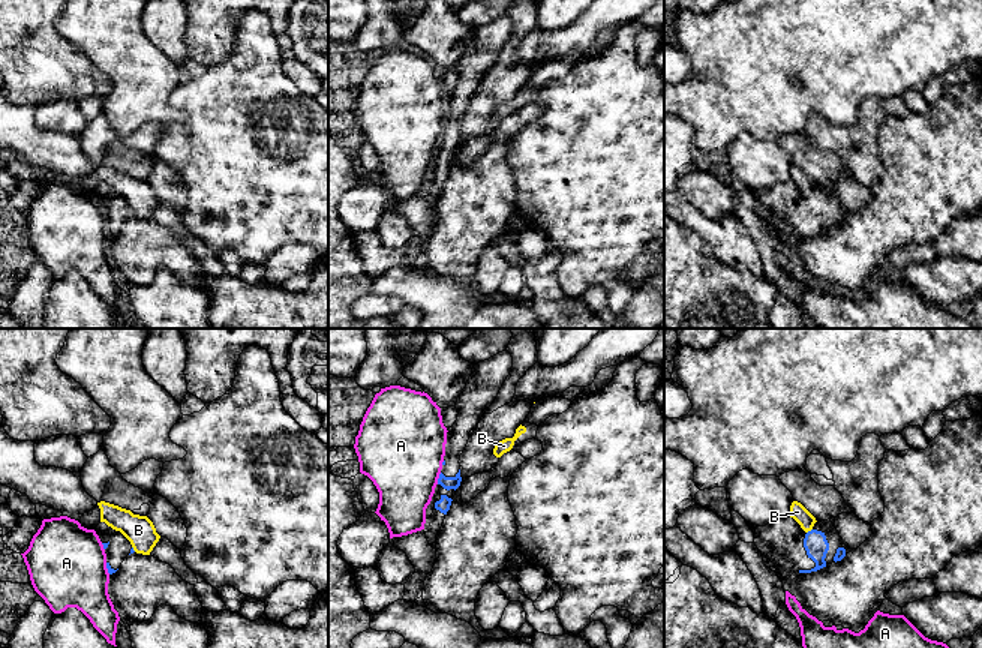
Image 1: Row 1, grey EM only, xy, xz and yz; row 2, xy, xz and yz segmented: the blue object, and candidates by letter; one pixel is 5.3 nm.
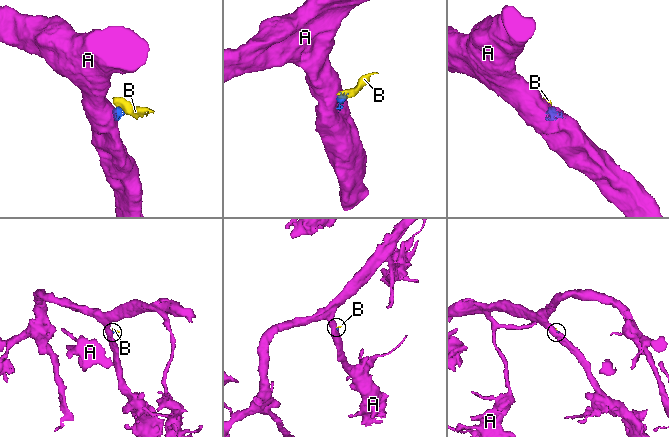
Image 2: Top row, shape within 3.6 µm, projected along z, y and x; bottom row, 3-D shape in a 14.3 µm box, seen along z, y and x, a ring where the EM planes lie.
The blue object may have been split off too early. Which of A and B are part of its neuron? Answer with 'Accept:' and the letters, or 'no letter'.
Accept: no letter

